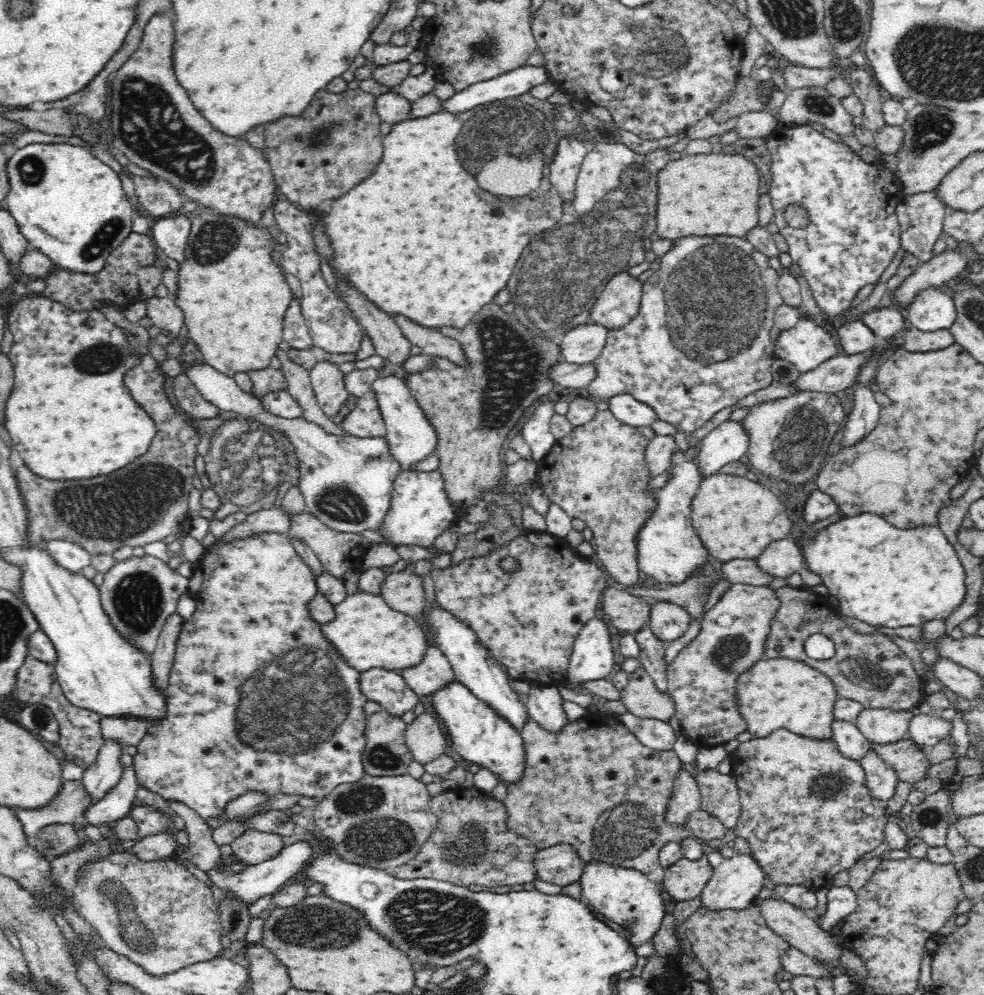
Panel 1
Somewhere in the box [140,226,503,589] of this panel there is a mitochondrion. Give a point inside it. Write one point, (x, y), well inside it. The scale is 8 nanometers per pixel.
(245, 461)

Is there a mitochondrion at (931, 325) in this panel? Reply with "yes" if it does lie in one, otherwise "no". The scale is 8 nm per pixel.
no

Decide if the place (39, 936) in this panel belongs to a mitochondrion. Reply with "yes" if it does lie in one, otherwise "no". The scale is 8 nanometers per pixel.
no

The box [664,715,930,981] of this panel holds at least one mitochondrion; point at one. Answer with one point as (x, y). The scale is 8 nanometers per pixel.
(824, 788)

